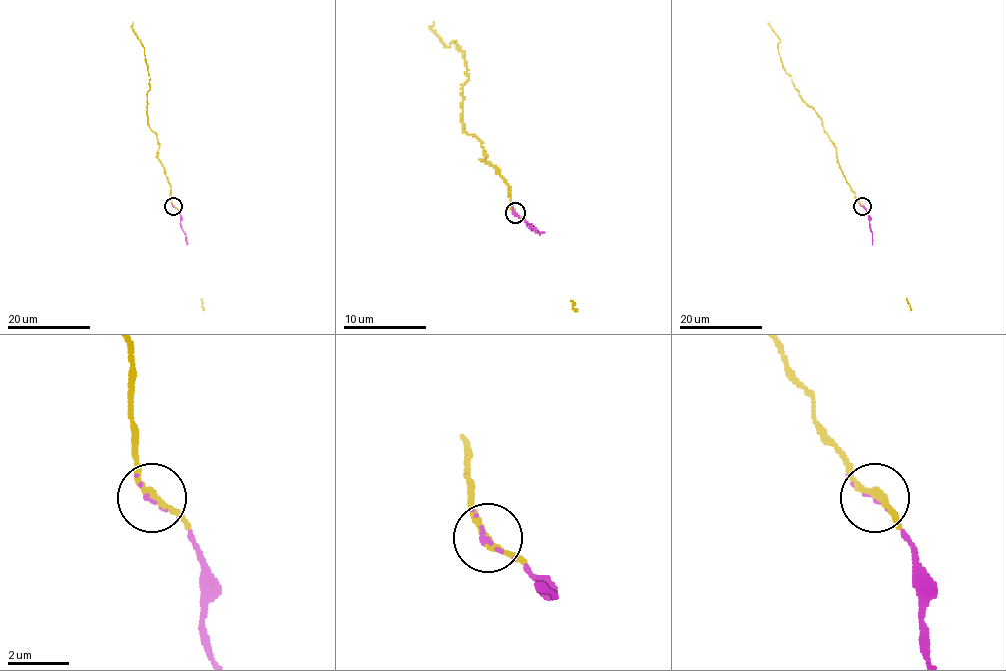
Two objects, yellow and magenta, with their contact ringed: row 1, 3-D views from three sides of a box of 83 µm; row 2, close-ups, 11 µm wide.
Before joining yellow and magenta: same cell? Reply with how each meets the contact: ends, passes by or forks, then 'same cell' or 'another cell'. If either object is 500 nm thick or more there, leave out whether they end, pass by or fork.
yellow passes by | magenta ends | same cell

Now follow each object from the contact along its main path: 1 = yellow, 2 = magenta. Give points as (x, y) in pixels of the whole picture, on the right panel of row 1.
1: (863, 206), (842, 172), (821, 118), (802, 99), (785, 72), (778, 52), (780, 40), (768, 22)
2: (863, 206), (868, 213), (872, 244)

